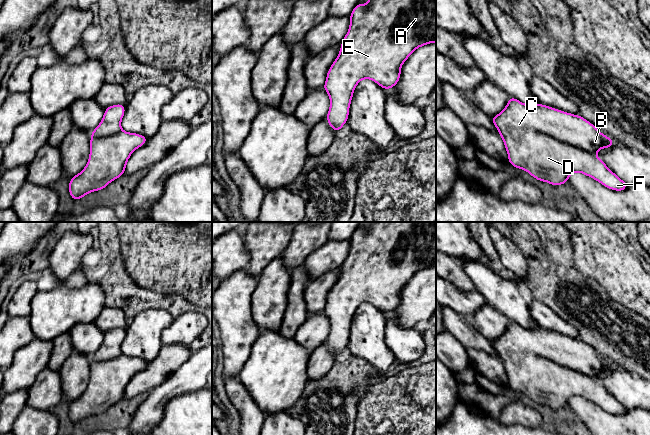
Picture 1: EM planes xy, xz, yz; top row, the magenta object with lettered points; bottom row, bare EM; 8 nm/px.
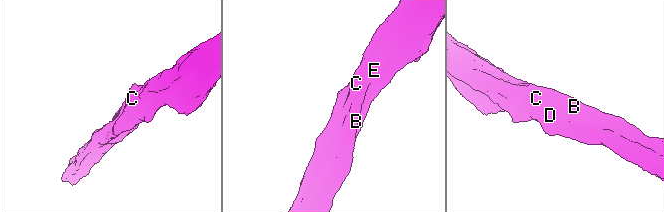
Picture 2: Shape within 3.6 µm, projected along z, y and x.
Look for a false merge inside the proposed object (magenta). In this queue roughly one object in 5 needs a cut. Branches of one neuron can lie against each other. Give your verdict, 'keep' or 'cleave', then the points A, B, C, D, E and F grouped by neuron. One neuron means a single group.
keep; groups A B C D E F

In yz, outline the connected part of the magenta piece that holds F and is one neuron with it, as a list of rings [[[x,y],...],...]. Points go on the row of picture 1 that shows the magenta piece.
[[[511,97],[505,108],[491,117],[508,153],[508,162],[525,170],[536,180],[552,186],[568,183],[572,173],[579,172],[598,181],[606,188],[624,191],[628,184],[621,180],[595,154],[602,148],[611,148],[612,138],[597,130],[585,118],[541,103],[528,105]]]

